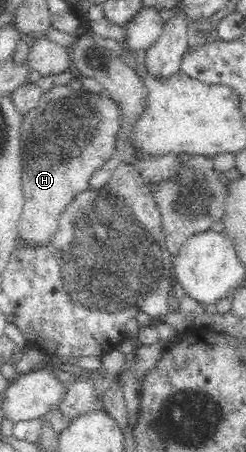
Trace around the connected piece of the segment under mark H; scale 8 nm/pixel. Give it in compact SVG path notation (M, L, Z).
M74 82L61 86L54 85L52 89L49 89L47 93L43 93L39 103L30 109L24 116L21 125L21 186L23 186L23 197L25 198L24 205L20 216L18 217L18 234L24 243L31 246L44 246L54 235L57 233L57 228L59 225L59 217L61 212L65 209L66 205L82 191L89 188L89 179L97 169L110 158L112 154L116 154L116 136L121 125L120 110L116 107L116 103L111 101L111 98L102 95L95 95L89 93L89 89L84 89L83 86L77 82Z

